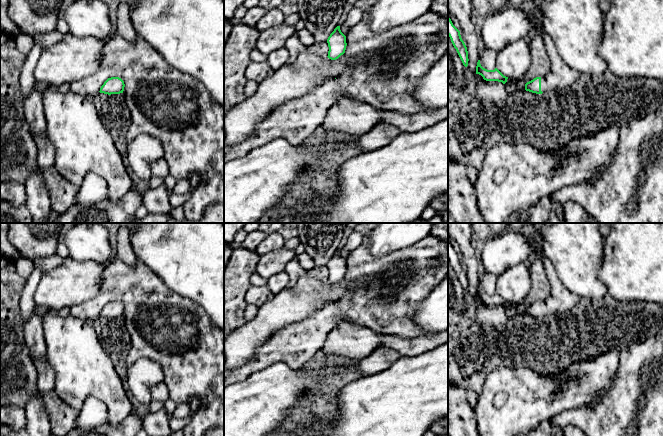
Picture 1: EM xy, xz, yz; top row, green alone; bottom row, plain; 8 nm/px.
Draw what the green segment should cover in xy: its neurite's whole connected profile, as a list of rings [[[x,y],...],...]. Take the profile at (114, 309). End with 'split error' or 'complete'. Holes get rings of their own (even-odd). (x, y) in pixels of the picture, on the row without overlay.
[[[119,301],[108,302],[100,312],[100,317],[104,318],[120,318],[124,315],[124,305]]]; complete

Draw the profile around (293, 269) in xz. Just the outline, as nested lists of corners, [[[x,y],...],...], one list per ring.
[[[295,257],[284,270],[290,278],[289,285],[287,287],[293,287],[299,278],[303,277],[308,273],[307,270],[301,267],[297,257]]]

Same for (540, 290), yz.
[[[538,260],[528,268],[531,276],[531,289],[521,302],[507,303],[504,308],[507,318],[513,319],[526,315],[525,308],[527,306],[536,301],[545,301],[551,293],[550,283],[542,262]]]

